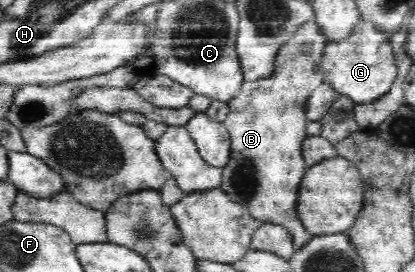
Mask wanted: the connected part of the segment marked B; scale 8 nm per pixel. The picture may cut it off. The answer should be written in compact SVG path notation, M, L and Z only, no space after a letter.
M316 22L300 26L294 36L278 51L270 76L245 82L240 93L227 102L229 112L223 121L230 133L231 154L229 162L222 167L222 182L219 188L230 197L230 200L246 205L251 216L258 221L286 229L293 238L296 251L304 248L314 238L314 233L306 229L298 219L297 202L298 188L308 167L302 156L302 144L308 135L307 124L310 121L305 115L305 108L307 98L318 86L325 83L320 63L327 41L319 32Z

